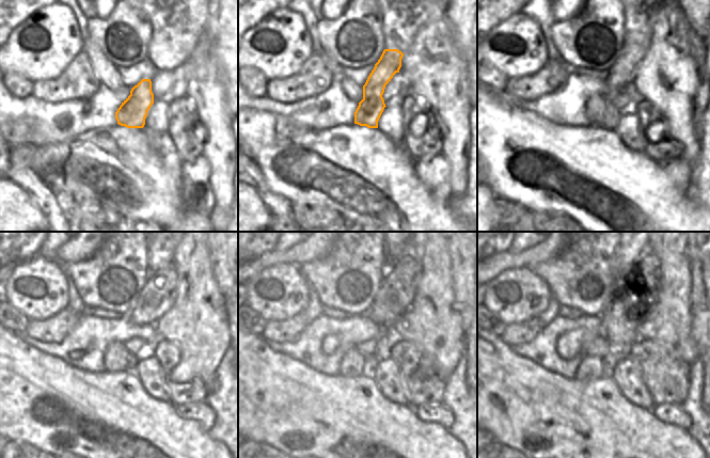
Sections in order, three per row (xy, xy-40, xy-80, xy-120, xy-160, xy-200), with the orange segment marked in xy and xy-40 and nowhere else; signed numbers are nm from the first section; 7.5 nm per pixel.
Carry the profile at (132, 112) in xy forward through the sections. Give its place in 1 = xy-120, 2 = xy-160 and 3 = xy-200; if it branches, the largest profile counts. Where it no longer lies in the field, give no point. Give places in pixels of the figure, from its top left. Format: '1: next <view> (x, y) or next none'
1: next xy-120 (156, 297)
2: next xy-160 (396, 291)
3: next xy-200 (636, 294)

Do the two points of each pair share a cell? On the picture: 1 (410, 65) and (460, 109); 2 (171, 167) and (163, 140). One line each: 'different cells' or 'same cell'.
1: same cell
2: same cell

